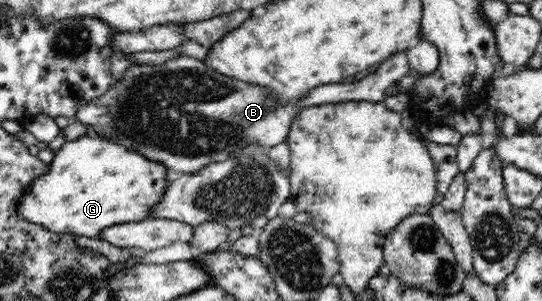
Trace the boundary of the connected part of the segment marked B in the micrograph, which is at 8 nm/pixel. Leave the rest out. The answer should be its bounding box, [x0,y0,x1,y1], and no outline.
[75,50,410,173]

